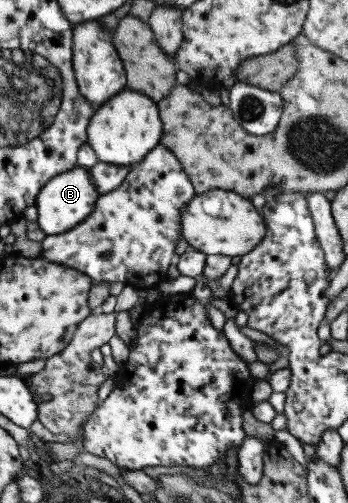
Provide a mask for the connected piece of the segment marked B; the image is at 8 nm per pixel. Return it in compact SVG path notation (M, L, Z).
M75 166L67 172L56 174L36 194L34 206L37 226L45 235L61 234L67 229L72 229L93 210L98 195L88 169Z

